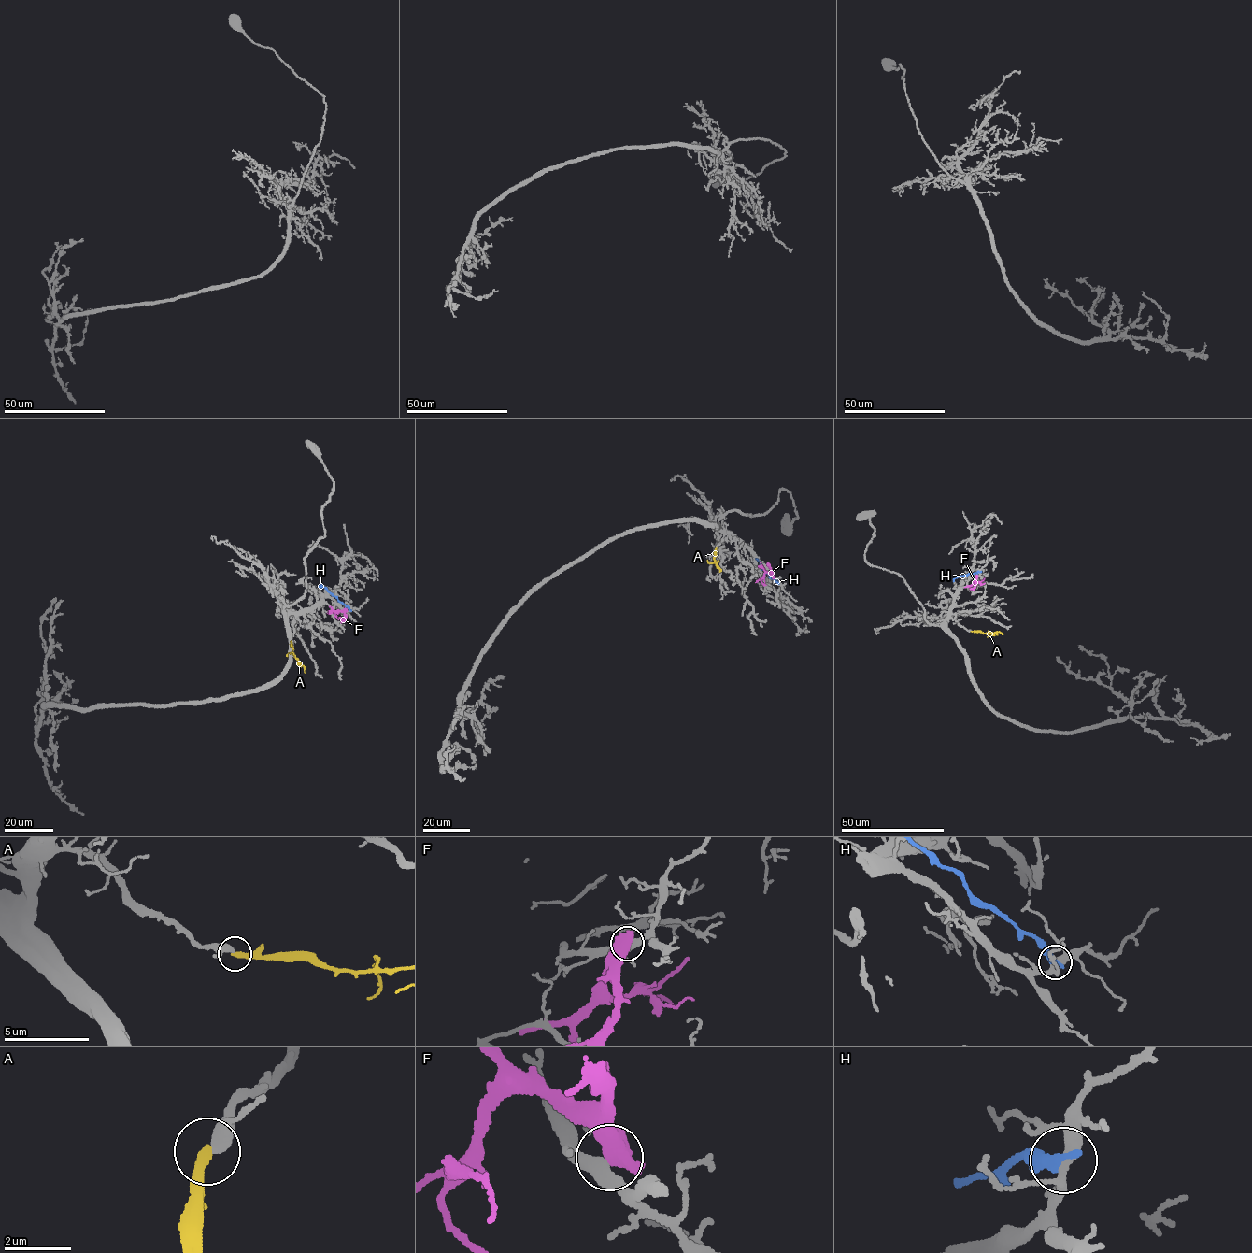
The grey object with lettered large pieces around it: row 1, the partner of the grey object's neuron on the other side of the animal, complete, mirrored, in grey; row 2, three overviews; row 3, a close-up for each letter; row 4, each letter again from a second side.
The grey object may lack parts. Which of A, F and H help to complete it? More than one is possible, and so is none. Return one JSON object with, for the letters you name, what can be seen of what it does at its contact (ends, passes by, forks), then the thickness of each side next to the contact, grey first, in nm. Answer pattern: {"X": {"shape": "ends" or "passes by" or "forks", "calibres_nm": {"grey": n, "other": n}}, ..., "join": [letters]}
{"A": {"shape": "ends", "calibres_nm": {"grey": 280, "other": 320}}, "join": ["A"]}

